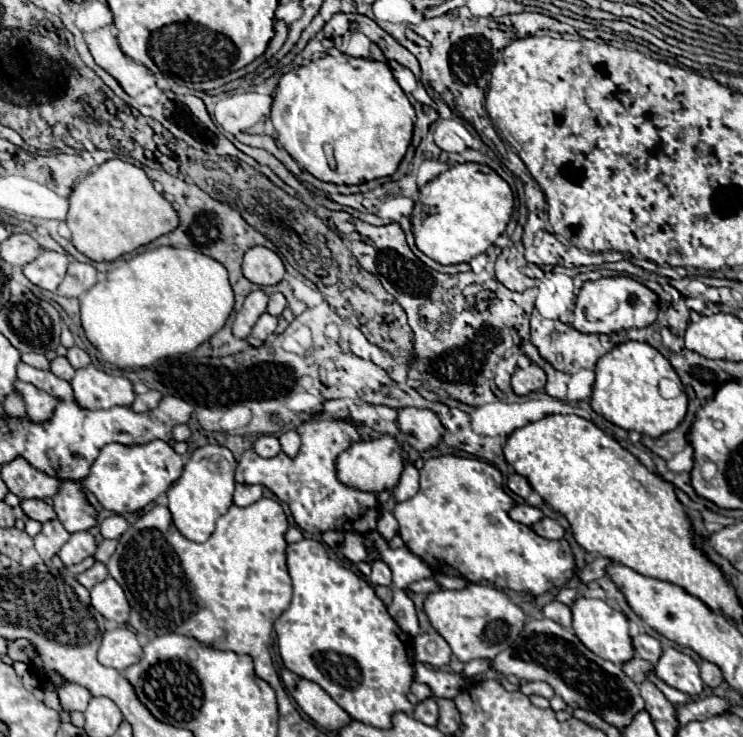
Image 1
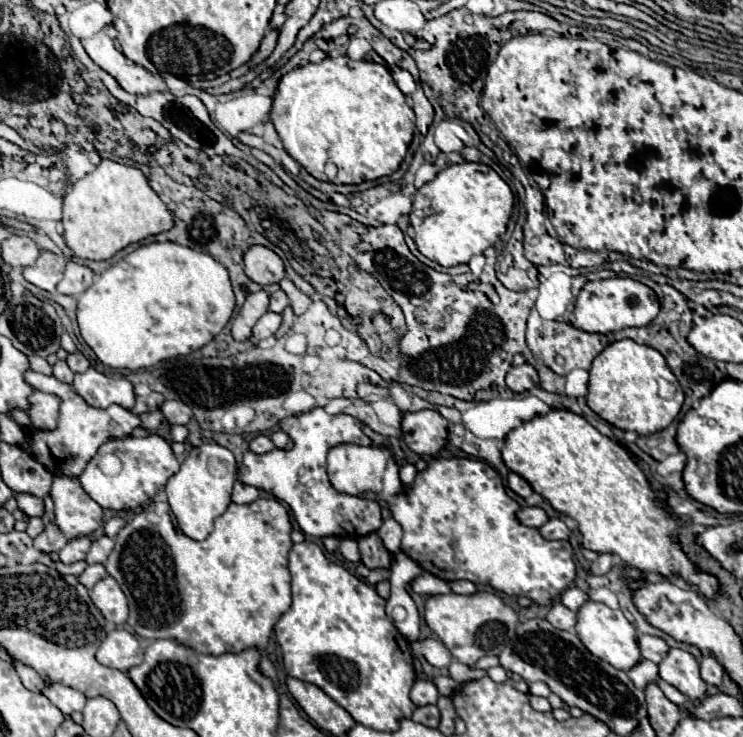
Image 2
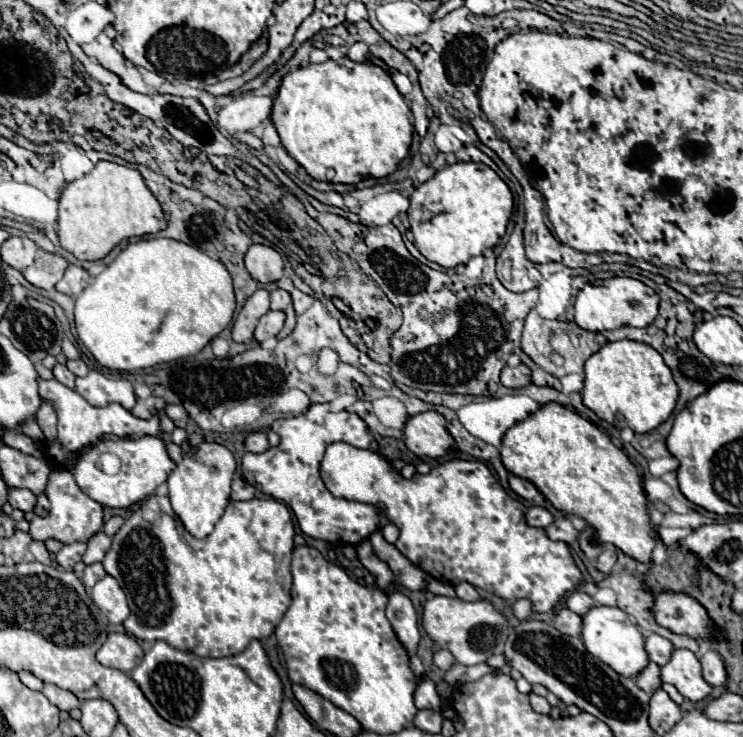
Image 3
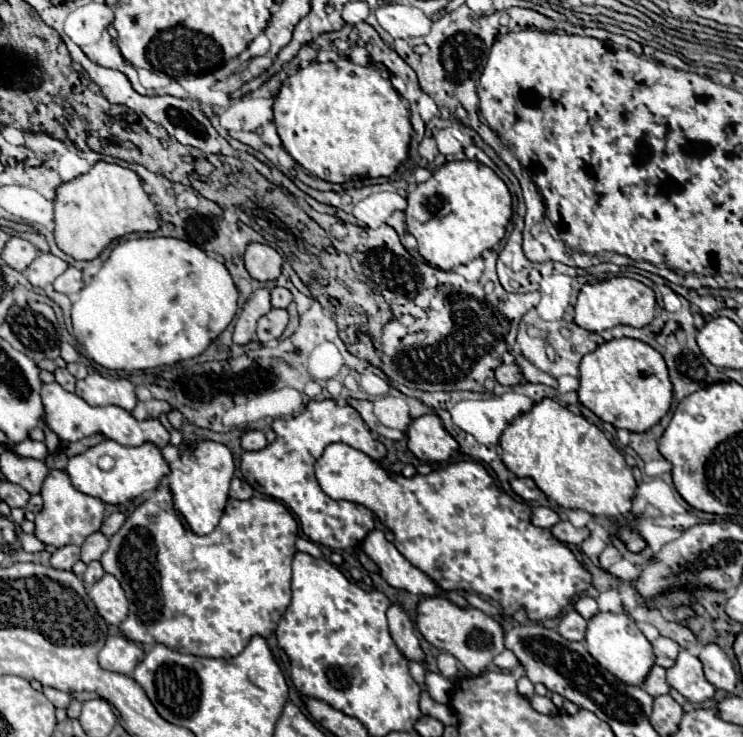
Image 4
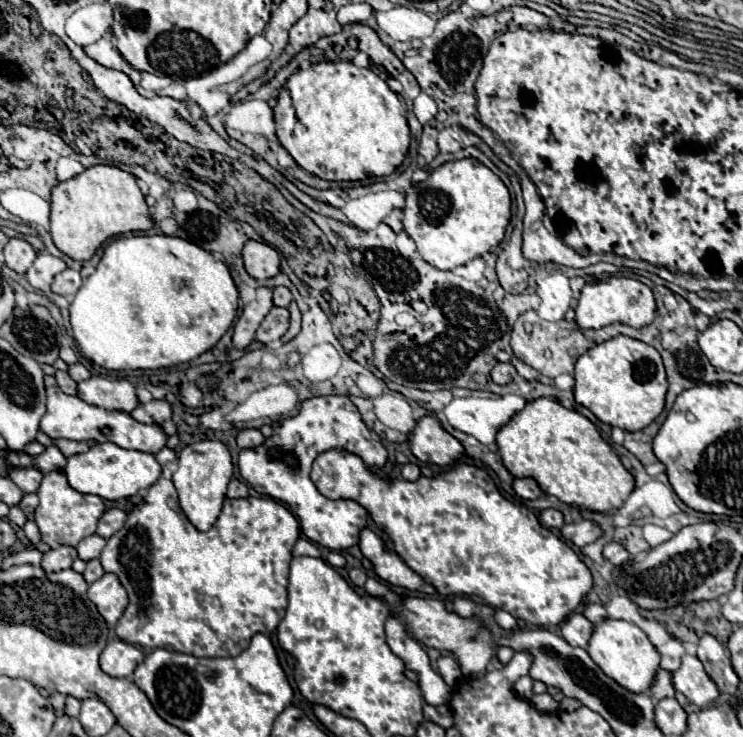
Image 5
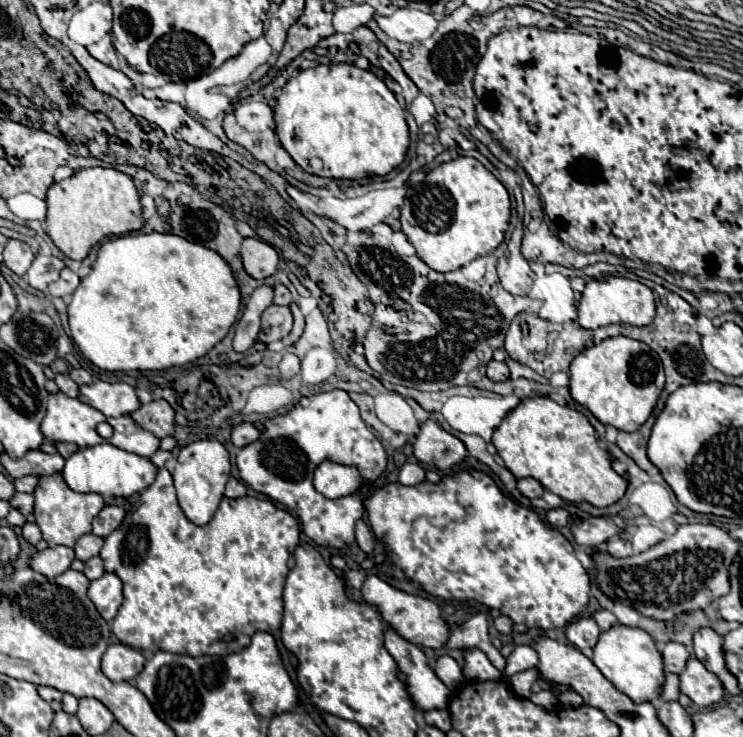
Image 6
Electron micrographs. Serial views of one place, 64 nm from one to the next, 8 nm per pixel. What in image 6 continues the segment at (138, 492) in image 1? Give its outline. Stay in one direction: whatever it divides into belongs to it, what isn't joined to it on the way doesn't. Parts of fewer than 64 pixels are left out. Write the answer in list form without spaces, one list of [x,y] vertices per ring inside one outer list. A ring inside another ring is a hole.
[[[98,444],[98,446],[84,448],[66,460],[64,480],[74,492],[96,492],[100,496],[110,496],[110,498],[116,496],[128,498],[148,488],[148,484],[152,484],[152,480],[156,478],[156,472],[158,468],[152,464],[150,458],[138,456],[134,452],[126,452],[112,444]]]

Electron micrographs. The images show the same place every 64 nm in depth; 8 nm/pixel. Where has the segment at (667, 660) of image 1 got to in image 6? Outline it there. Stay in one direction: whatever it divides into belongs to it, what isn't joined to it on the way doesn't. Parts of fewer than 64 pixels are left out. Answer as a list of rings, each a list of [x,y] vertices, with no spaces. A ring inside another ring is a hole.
[[[688,658],[688,664],[680,674],[680,692],[700,708],[712,706],[724,696],[720,680],[712,672],[708,672],[698,658]]]

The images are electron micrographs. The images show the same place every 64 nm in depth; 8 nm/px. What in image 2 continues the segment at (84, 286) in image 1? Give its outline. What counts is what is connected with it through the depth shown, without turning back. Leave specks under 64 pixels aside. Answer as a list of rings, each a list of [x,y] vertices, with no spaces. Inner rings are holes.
[[[68,262],[64,278],[58,284],[58,292],[68,294],[68,296],[78,296],[84,290],[88,290],[92,286],[92,282],[94,282],[94,272],[88,266]]]

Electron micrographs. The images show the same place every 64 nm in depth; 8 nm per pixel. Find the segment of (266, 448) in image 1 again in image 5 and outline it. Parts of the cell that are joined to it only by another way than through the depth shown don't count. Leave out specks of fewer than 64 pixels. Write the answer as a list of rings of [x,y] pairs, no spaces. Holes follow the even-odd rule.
[[[246,428],[246,430],[240,430],[238,436],[236,436],[236,442],[238,442],[238,448],[244,450],[244,448],[256,448],[264,442],[264,436],[260,430],[254,430],[254,428]]]

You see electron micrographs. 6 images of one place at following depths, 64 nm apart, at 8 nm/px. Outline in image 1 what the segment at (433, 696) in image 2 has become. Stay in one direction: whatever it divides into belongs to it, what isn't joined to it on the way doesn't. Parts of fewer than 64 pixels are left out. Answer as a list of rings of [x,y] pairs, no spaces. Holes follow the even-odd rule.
[[[414,682],[412,688],[410,688],[410,692],[408,692],[408,700],[410,700],[412,704],[418,704],[418,702],[422,702],[422,700],[428,698],[428,696],[432,696],[432,694],[430,694],[430,688],[428,688],[426,684],[418,684],[418,682]]]

